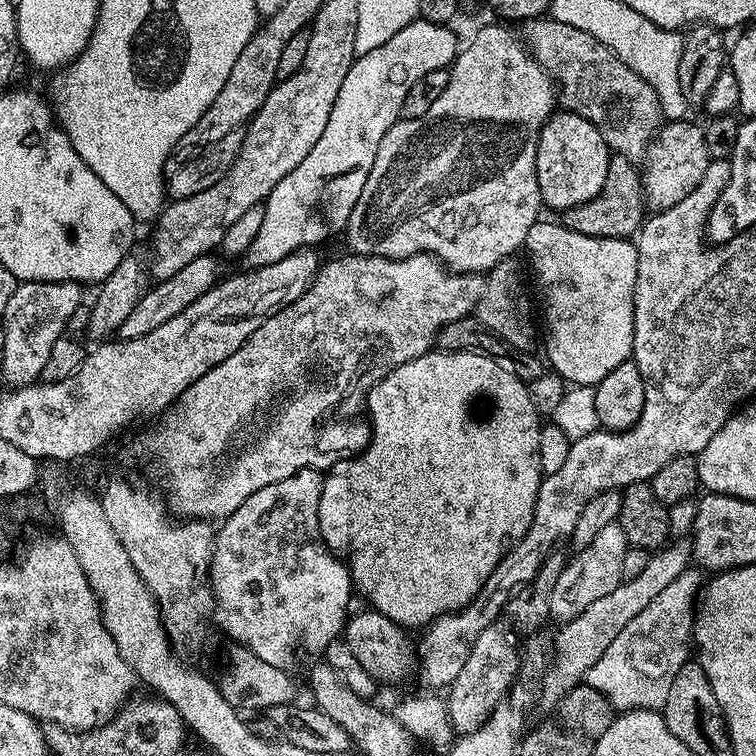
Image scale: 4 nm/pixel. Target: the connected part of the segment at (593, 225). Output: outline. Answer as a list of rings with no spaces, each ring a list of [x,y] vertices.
[[[612,154],[608,157],[606,182],[602,182],[602,190],[598,190],[598,194],[590,198],[590,202],[563,213],[562,223],[564,227],[578,234],[586,234],[590,238],[626,240],[637,235],[645,219],[646,205],[641,169],[625,156]]]

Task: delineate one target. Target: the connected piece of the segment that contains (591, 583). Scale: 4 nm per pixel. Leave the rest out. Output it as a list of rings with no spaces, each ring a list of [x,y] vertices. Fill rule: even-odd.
[[[619,522],[605,526],[586,546],[586,550],[576,552],[575,555],[565,563],[562,574],[558,574],[558,582],[554,582],[554,590],[550,590],[548,599],[548,615],[553,621],[563,622],[578,618],[590,602],[595,602],[597,598],[610,594],[614,586],[618,586],[624,579],[622,574],[622,558],[626,558],[629,550],[629,542],[626,534],[622,534],[622,526]]]

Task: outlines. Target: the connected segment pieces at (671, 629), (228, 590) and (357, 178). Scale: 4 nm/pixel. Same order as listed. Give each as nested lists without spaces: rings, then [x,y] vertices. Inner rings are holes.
[[[689,566],[685,572],[678,574],[638,618],[630,618],[626,626],[622,626],[622,634],[610,642],[606,654],[590,666],[586,682],[594,690],[598,690],[612,703],[617,713],[629,712],[635,708],[666,706],[666,694],[670,694],[670,682],[674,682],[674,674],[689,663],[690,653],[694,648],[692,625],[698,607],[698,597],[706,583],[701,569]],[[652,692],[656,692],[656,700],[652,700]]]
[[[309,466],[290,474],[290,478],[282,478],[282,482],[274,482],[274,486],[262,486],[258,494],[250,494],[250,498],[246,498],[246,502],[242,502],[238,510],[224,517],[215,533],[215,548],[210,571],[210,587],[215,596],[214,620],[224,627],[228,635],[236,639],[237,645],[250,649],[258,658],[262,658],[262,662],[270,662],[270,666],[278,666],[285,670],[291,669],[291,664],[296,660],[296,648],[302,647],[303,644],[306,651],[323,654],[335,640],[341,639],[344,625],[350,615],[348,603],[351,602],[352,596],[354,597],[354,585],[352,576],[348,573],[347,563],[339,555],[330,551],[320,533],[318,502],[322,498],[324,477],[323,471],[319,472],[316,466]]]
[[[419,18],[412,21],[398,34],[391,36],[382,46],[370,50],[370,54],[357,56],[350,66],[350,74],[346,74],[342,82],[342,90],[338,90],[338,98],[334,98],[334,110],[330,110],[330,122],[326,122],[326,130],[322,130],[322,138],[314,142],[310,154],[274,186],[274,190],[264,201],[264,217],[262,230],[258,230],[258,238],[249,246],[246,253],[247,263],[251,267],[266,266],[270,262],[278,262],[278,258],[286,258],[301,248],[315,249],[316,244],[328,240],[345,231],[354,206],[358,206],[358,198],[366,178],[370,178],[370,170],[374,170],[374,158],[378,154],[378,146],[382,146],[382,138],[386,138],[386,130],[401,119],[402,102],[406,102],[406,94],[418,78],[426,78],[434,70],[448,68],[456,59],[458,43],[451,27],[442,24],[431,24]]]

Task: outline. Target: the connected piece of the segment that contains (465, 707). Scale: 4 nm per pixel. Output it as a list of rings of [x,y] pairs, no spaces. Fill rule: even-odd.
[[[504,622],[486,626],[486,630],[478,634],[478,642],[474,642],[470,658],[466,658],[458,678],[454,678],[446,692],[448,717],[452,723],[453,733],[466,736],[478,730],[478,726],[485,724],[490,714],[494,714],[496,707],[512,691],[517,683],[516,671],[520,668],[520,660],[522,664],[522,652],[516,649],[516,639],[517,633],[510,630],[509,625]]]

